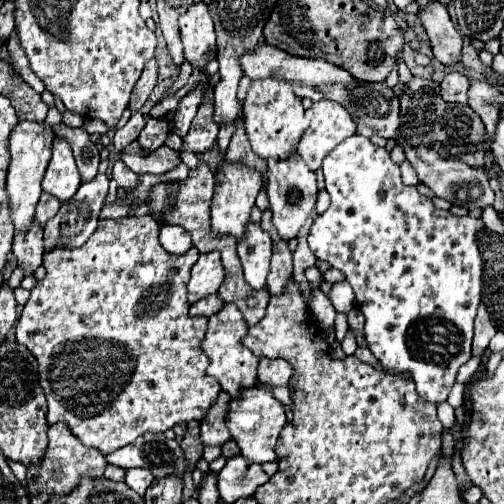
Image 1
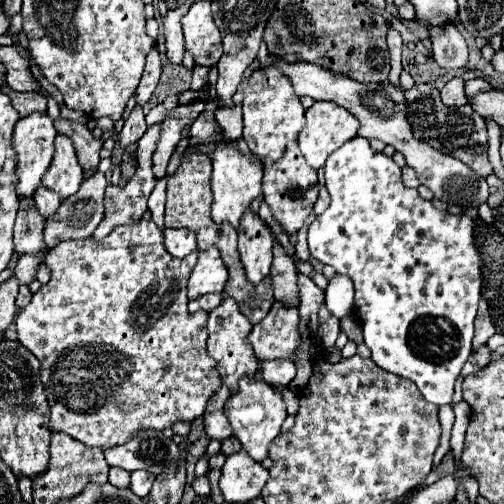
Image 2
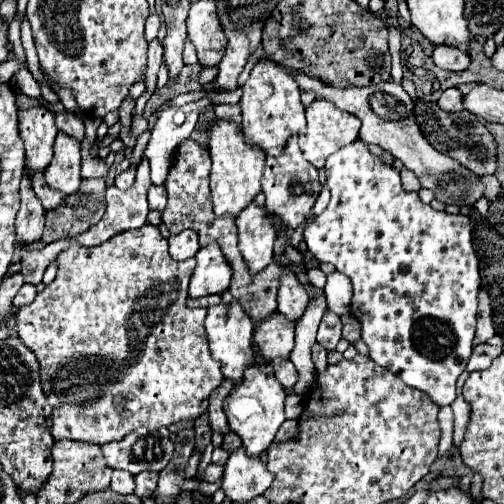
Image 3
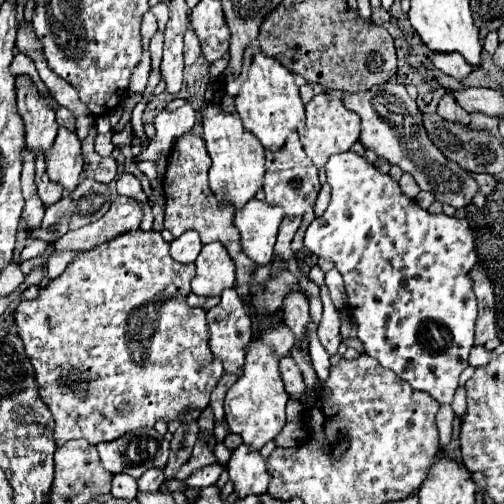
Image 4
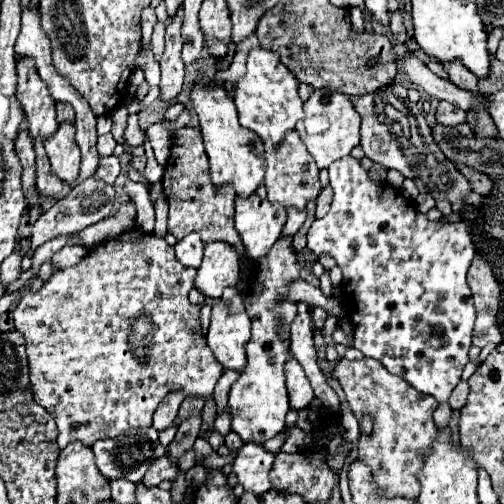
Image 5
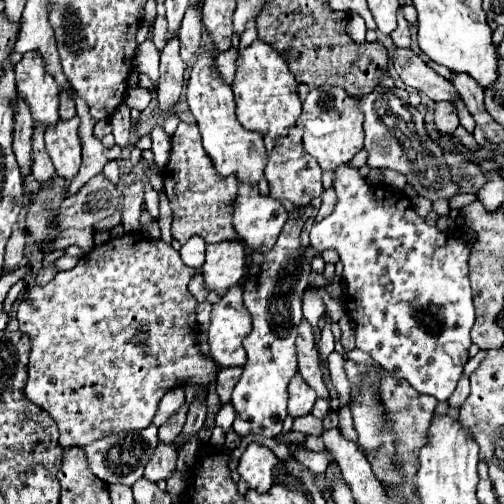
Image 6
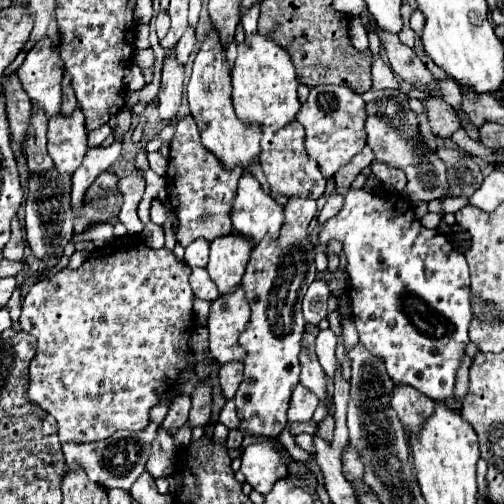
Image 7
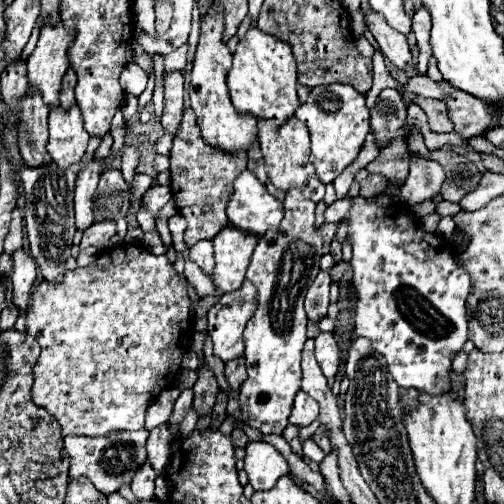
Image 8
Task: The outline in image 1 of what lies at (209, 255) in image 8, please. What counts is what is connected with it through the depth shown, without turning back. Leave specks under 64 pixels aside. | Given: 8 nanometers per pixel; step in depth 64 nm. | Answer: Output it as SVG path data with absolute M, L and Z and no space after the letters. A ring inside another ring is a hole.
M162 224L160 230L160 244L164 246L166 252L170 254L186 254L192 248L192 236L188 230L180 228L180 226L170 226L170 224Z

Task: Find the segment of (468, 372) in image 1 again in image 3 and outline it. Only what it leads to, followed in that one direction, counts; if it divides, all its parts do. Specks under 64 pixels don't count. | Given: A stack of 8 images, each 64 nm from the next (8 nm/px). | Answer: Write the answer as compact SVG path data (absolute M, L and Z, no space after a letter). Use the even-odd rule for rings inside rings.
M488 344L474 346L466 370L468 370L468 372L474 372L474 370L484 370L484 368L488 368L490 362L492 362L498 354L501 354L502 350L502 346L488 346Z

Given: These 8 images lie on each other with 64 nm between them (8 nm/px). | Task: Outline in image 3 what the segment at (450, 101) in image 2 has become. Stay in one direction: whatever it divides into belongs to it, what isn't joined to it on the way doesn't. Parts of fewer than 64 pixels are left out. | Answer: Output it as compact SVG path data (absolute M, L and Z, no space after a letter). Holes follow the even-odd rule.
M458 88L444 90L440 100L438 100L438 106L444 112L460 112L462 110L462 94L460 94L460 90Z

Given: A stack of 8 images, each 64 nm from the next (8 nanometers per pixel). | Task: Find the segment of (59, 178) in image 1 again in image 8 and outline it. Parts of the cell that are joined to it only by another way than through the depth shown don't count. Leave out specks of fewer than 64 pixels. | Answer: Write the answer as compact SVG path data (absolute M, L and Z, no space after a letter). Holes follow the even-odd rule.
M60 106L50 110L50 138L48 154L58 164L58 168L68 168L78 164L88 146L88 132L84 132L80 110L76 106L64 110Z

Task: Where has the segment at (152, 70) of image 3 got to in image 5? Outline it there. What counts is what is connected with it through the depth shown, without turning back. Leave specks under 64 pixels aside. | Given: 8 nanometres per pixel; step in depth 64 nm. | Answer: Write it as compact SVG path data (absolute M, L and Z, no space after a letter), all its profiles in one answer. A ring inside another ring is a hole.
M156 22L154 34L152 34L152 50L154 50L156 60L160 60L160 56L164 52L164 30L166 30L166 24L164 22Z

